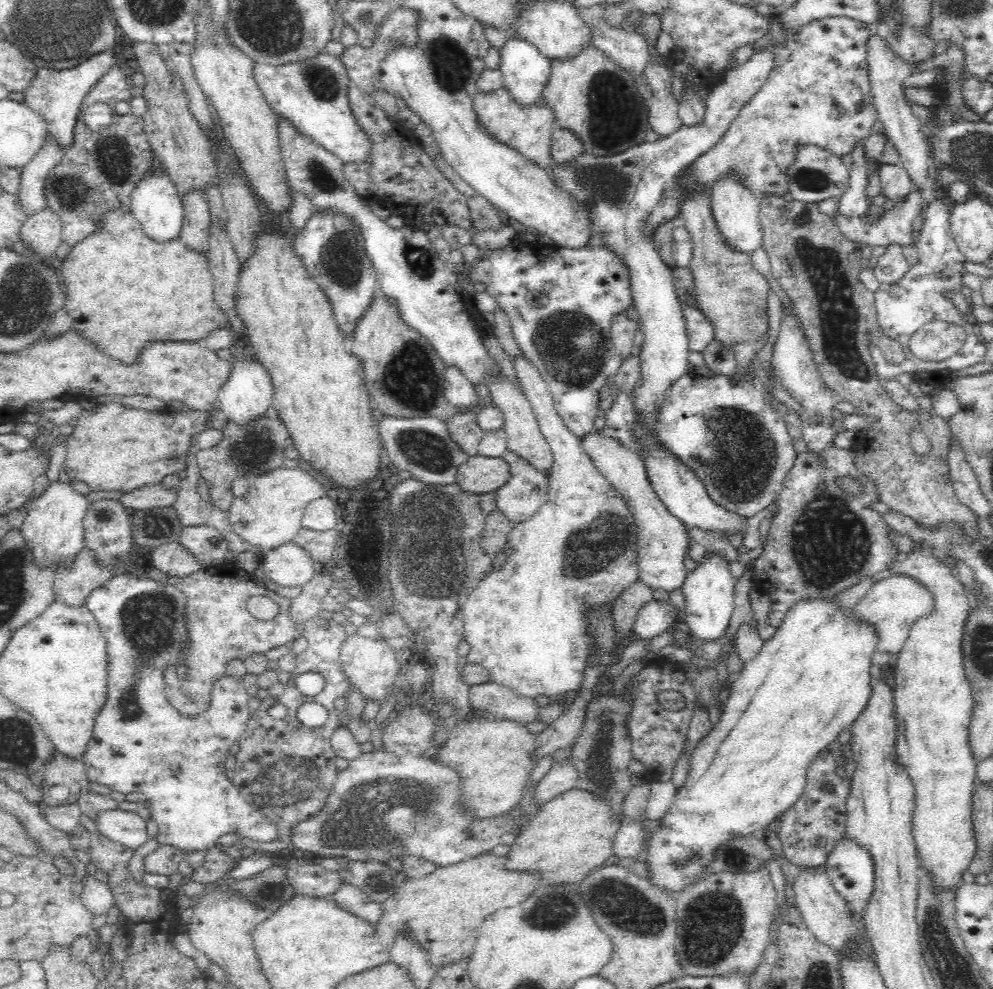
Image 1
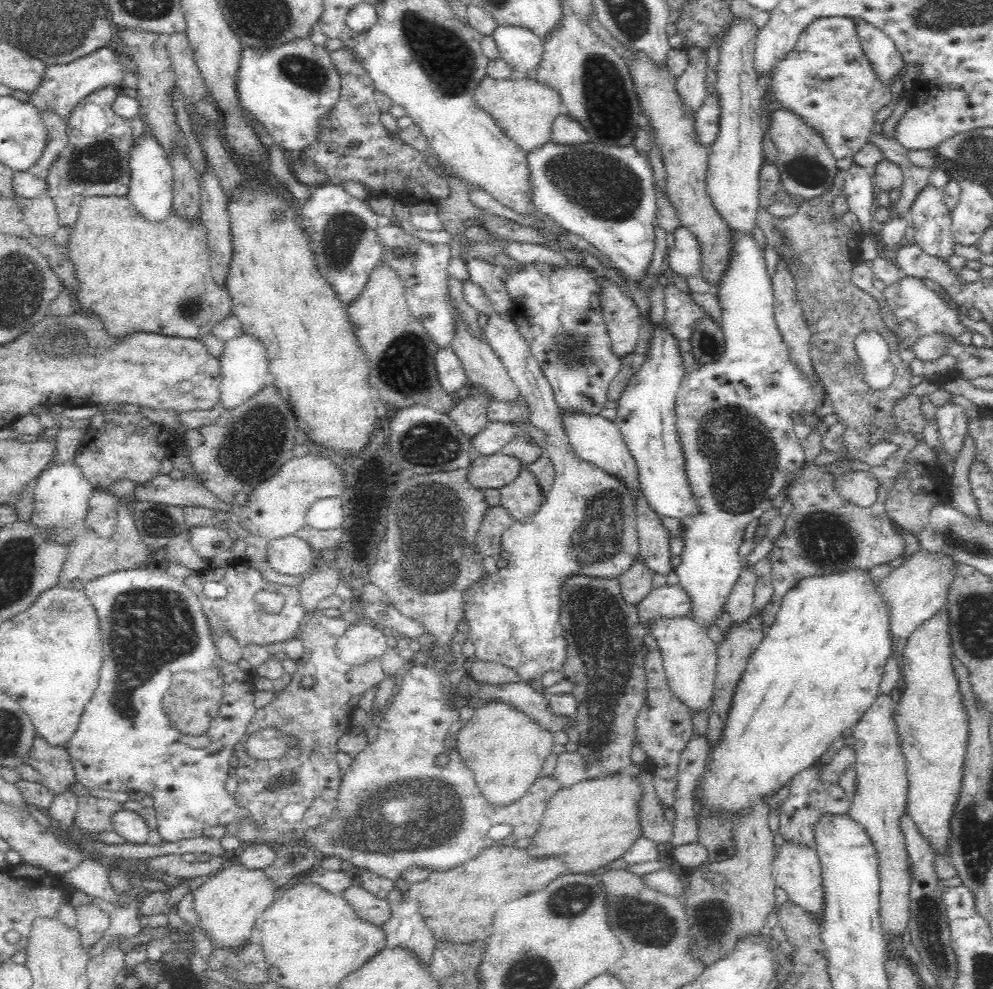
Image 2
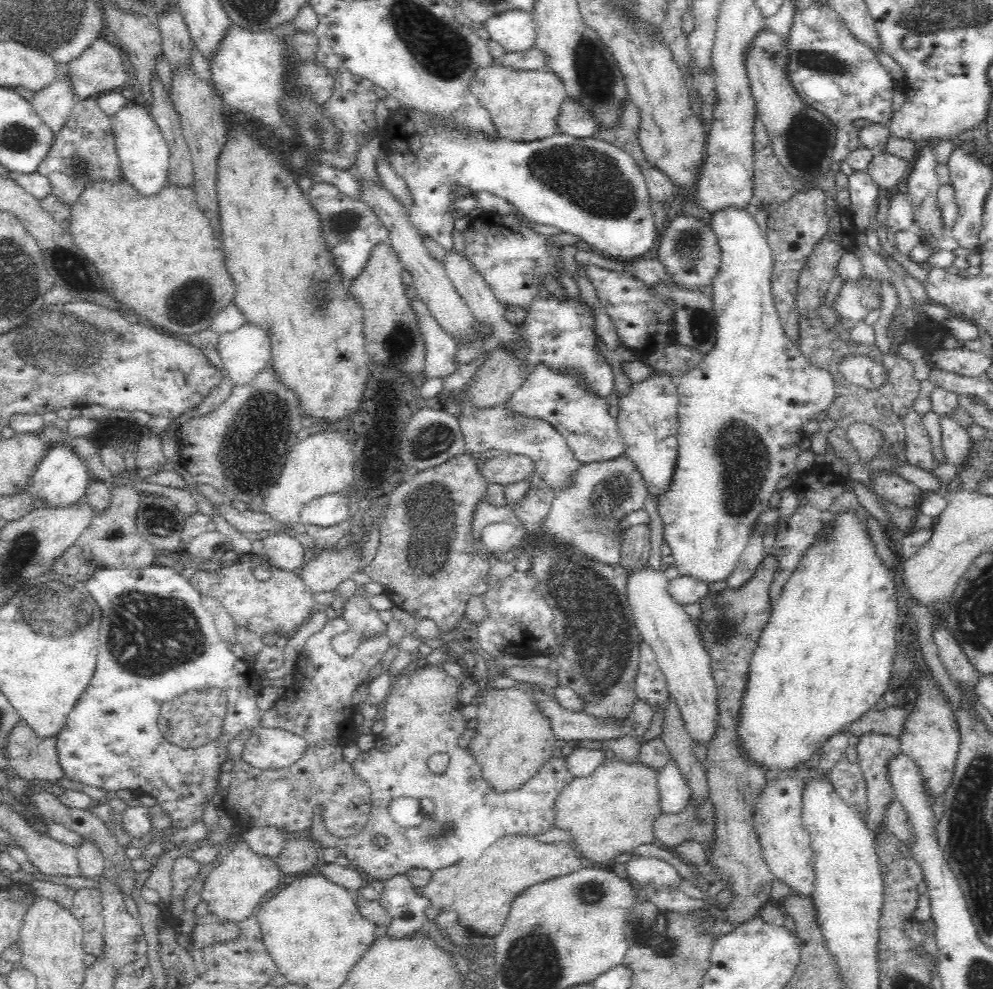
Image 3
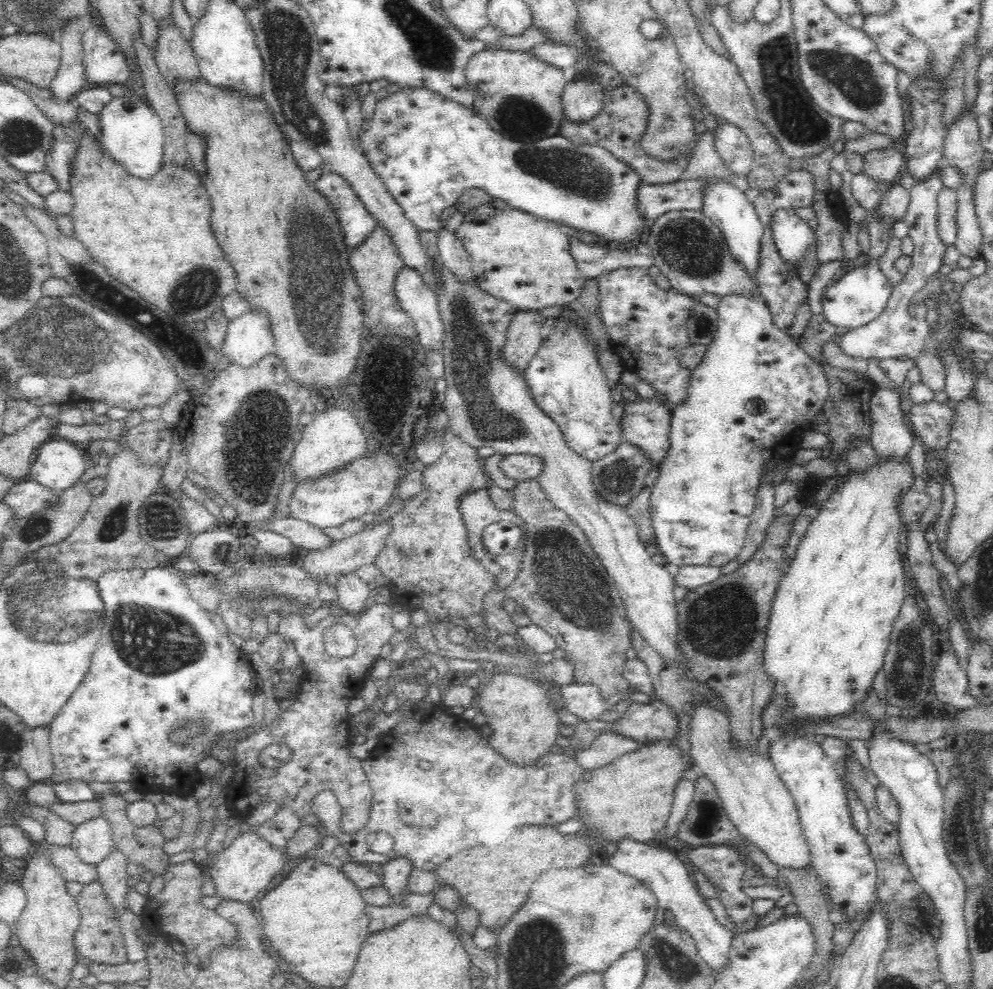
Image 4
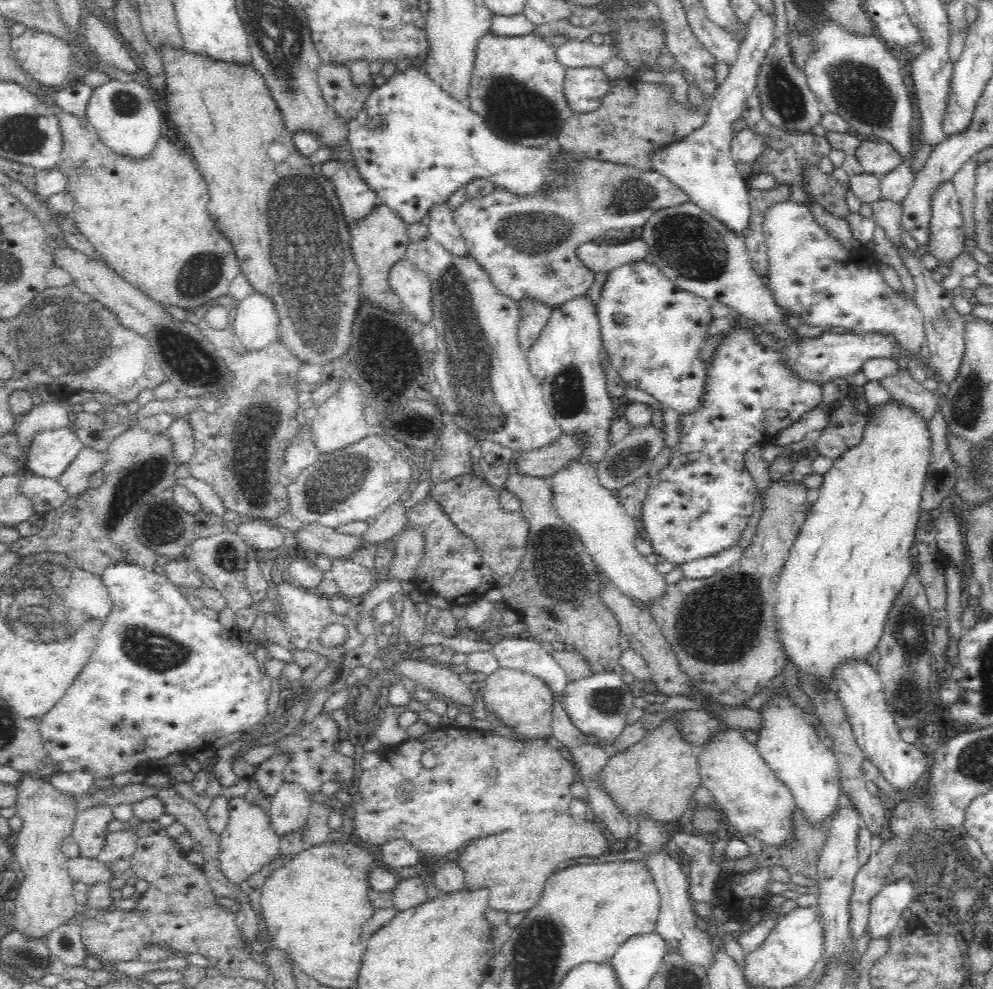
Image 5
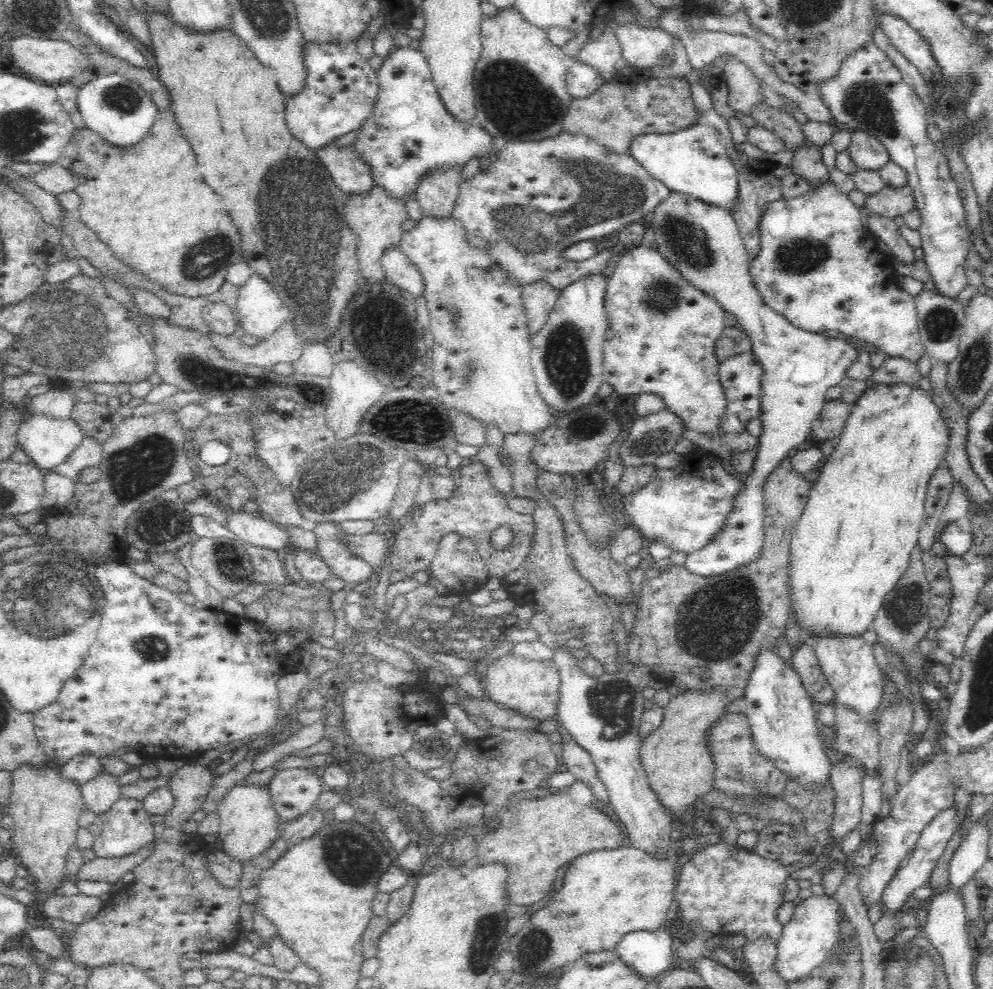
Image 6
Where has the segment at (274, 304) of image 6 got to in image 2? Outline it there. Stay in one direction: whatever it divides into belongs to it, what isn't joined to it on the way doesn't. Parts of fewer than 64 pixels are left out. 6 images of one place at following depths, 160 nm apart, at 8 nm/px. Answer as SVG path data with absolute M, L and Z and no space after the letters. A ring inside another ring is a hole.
M242 334L225 342L222 354L219 356L221 364L221 383L219 386L219 403L226 410L236 410L242 407L246 400L252 398L262 388L268 386L266 376L268 372L268 357L266 349L254 336Z

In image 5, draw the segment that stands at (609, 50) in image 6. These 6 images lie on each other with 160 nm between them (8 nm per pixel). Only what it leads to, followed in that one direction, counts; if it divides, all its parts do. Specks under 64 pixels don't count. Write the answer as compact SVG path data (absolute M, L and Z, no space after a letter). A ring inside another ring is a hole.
M590 40L568 41L553 49L556 60L562 63L564 68L602 67L615 56L615 50L609 43L594 44Z

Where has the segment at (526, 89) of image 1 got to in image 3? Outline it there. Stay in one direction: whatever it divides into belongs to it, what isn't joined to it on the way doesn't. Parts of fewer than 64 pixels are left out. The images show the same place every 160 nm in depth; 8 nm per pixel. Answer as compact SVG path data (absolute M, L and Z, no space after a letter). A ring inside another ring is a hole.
M509 10L490 16L484 25L489 39L497 42L506 53L526 54L535 46L536 23L527 12Z

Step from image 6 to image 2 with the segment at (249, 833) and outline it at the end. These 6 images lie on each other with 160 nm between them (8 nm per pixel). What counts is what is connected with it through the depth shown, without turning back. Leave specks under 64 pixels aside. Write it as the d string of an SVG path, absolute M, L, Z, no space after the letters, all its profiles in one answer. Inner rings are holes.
M233 860L230 866L210 876L193 891L193 907L198 915L196 926L216 950L239 952L250 944L256 920L274 904L277 897L275 889L262 870L244 870Z

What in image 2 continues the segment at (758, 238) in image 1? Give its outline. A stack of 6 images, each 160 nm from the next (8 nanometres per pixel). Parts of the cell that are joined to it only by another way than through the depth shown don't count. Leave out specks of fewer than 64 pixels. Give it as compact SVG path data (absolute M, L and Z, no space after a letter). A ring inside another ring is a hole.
M738 18L726 32L719 48L716 66L716 92L720 93L722 116L720 132L710 148L707 171L707 192L718 215L730 226L733 233L753 237L760 207L760 174L766 158L763 156L763 133L759 104L763 95L753 69L753 54L759 28L749 18Z

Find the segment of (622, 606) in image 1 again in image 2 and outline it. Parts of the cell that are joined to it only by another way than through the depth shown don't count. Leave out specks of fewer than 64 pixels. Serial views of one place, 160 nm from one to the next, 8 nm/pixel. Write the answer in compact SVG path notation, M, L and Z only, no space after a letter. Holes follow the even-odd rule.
M636 559L633 566L628 568L624 575L619 578L622 598L626 604L637 606L637 604L655 587L652 585L650 571Z

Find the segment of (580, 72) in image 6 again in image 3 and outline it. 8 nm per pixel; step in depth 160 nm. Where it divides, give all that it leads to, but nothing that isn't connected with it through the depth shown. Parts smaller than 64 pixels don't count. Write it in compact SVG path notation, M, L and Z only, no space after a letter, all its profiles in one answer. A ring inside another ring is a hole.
M566 98L560 107L557 118L557 130L572 138L592 137L596 131L594 119L588 111L577 102Z

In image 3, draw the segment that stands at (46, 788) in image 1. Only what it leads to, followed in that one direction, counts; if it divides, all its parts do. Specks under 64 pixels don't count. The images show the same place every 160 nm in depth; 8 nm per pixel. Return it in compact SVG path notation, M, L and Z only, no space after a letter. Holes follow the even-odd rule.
M22 722L10 734L10 743L6 746L4 756L20 779L26 782L47 780L50 784L58 784L65 778L65 773L58 758L56 742L54 736L40 738Z

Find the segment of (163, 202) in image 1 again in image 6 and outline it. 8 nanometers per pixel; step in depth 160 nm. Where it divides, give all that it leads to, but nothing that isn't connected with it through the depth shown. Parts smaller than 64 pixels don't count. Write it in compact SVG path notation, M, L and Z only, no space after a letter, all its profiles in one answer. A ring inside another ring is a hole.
M97 74L84 86L80 86L76 102L85 127L118 147L130 147L141 143L150 133L159 112L158 105L141 86L118 74Z

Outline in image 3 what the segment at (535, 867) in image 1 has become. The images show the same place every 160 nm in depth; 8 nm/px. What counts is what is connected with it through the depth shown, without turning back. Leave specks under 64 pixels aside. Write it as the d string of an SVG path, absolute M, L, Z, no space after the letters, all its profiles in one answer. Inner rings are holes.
M641 760L634 764L616 761L601 764L595 772L585 778L575 778L558 793L553 804L554 824L570 836L570 846L583 859L585 865L603 866L623 852L636 848L639 844L652 843L652 821L660 810L658 787L656 787L656 770L650 770Z

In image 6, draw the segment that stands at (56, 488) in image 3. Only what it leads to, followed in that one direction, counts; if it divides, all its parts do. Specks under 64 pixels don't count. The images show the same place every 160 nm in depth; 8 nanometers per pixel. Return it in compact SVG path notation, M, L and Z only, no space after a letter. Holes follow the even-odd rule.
M24 415L17 431L17 443L31 462L43 471L49 472L66 459L82 444L84 439L82 429L71 419L56 420L45 416Z

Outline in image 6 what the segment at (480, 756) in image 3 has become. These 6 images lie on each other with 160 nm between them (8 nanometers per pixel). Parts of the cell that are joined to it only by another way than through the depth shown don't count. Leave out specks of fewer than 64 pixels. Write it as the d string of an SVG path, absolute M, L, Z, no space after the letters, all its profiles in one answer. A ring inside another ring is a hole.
M508 654L486 668L486 677L482 682L487 699L526 719L542 723L544 720L552 721L557 715L561 679L555 665L526 663L522 658L514 658Z

